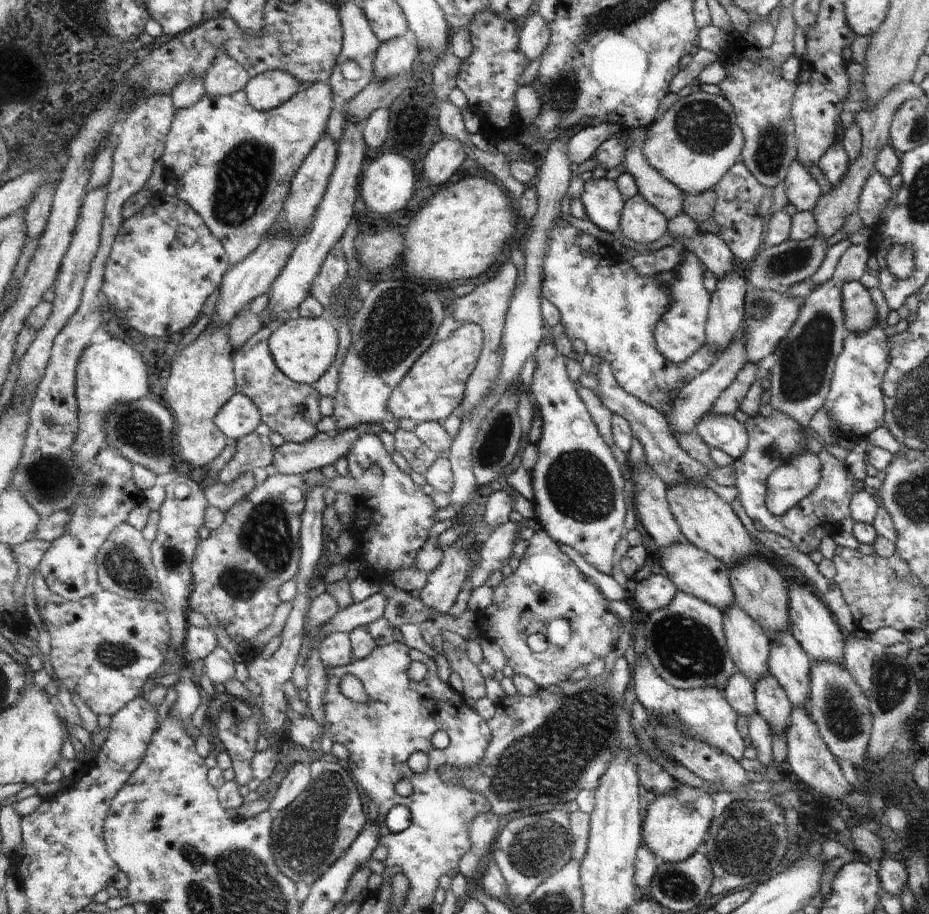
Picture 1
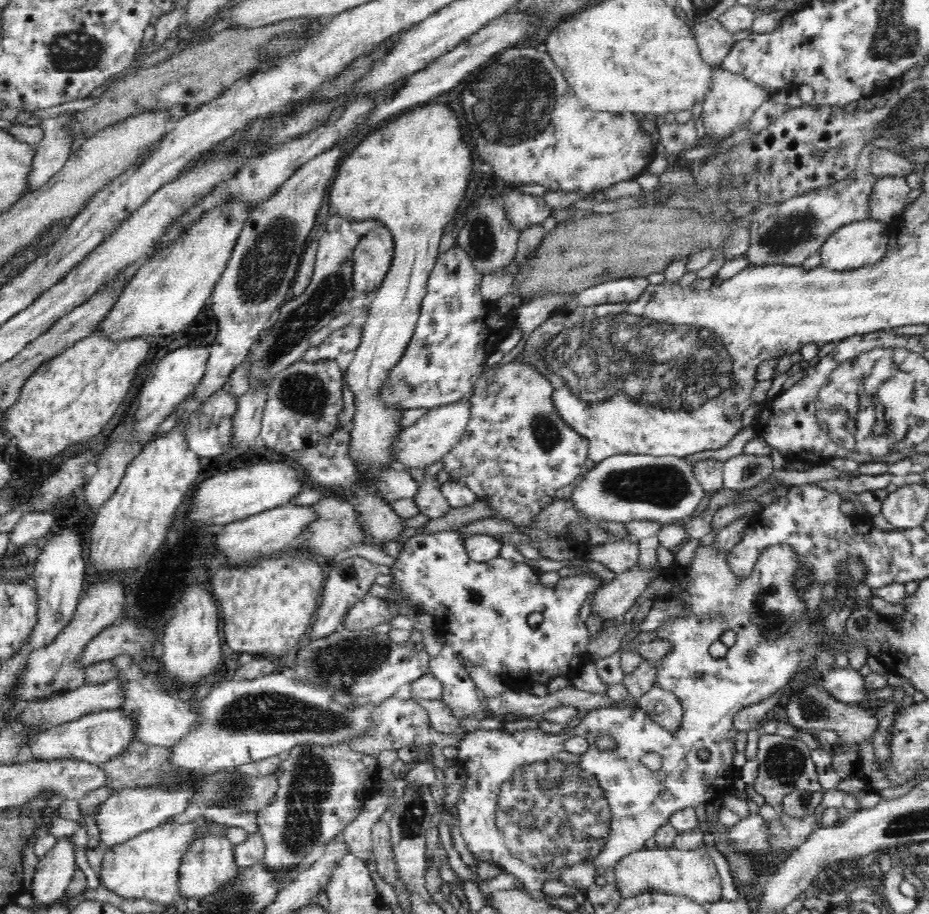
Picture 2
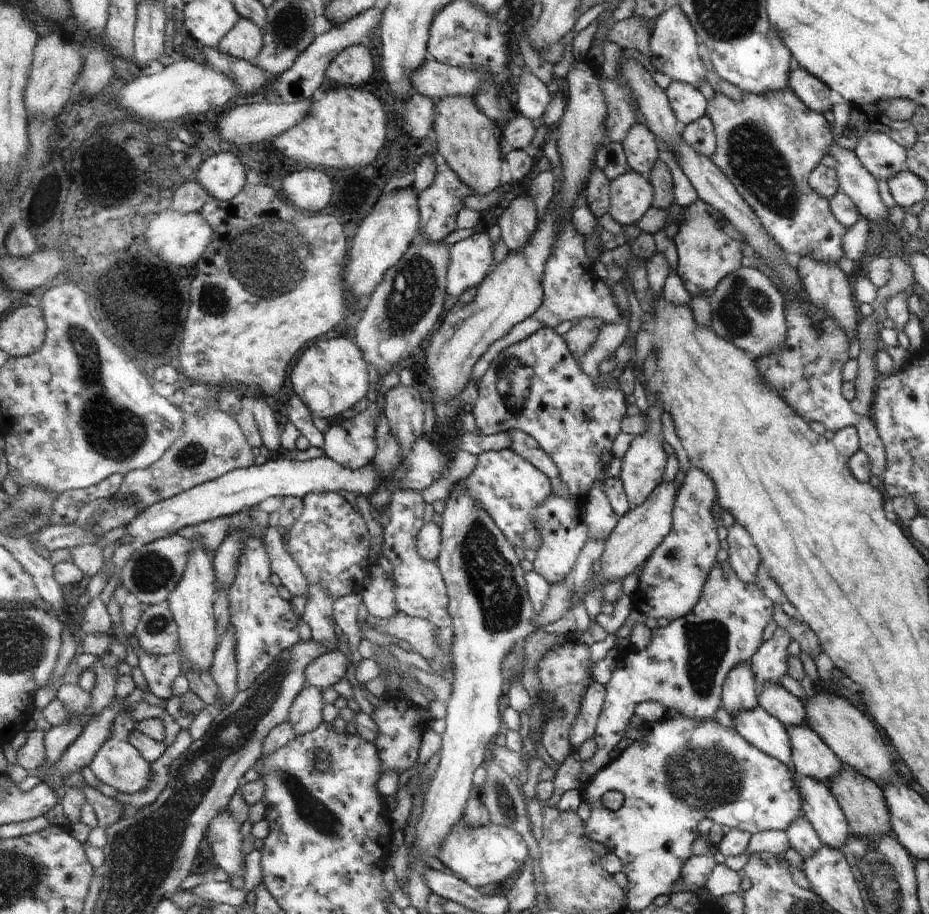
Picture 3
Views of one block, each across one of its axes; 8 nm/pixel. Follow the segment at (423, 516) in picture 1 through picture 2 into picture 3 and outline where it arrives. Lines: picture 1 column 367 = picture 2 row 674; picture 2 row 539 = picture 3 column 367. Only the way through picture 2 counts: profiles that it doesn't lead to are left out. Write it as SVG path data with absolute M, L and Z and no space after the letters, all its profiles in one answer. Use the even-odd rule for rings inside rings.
M372 402L353 418L331 424L324 434L326 457L353 471L371 465L378 452L377 424L380 416L375 410L375 402Z

